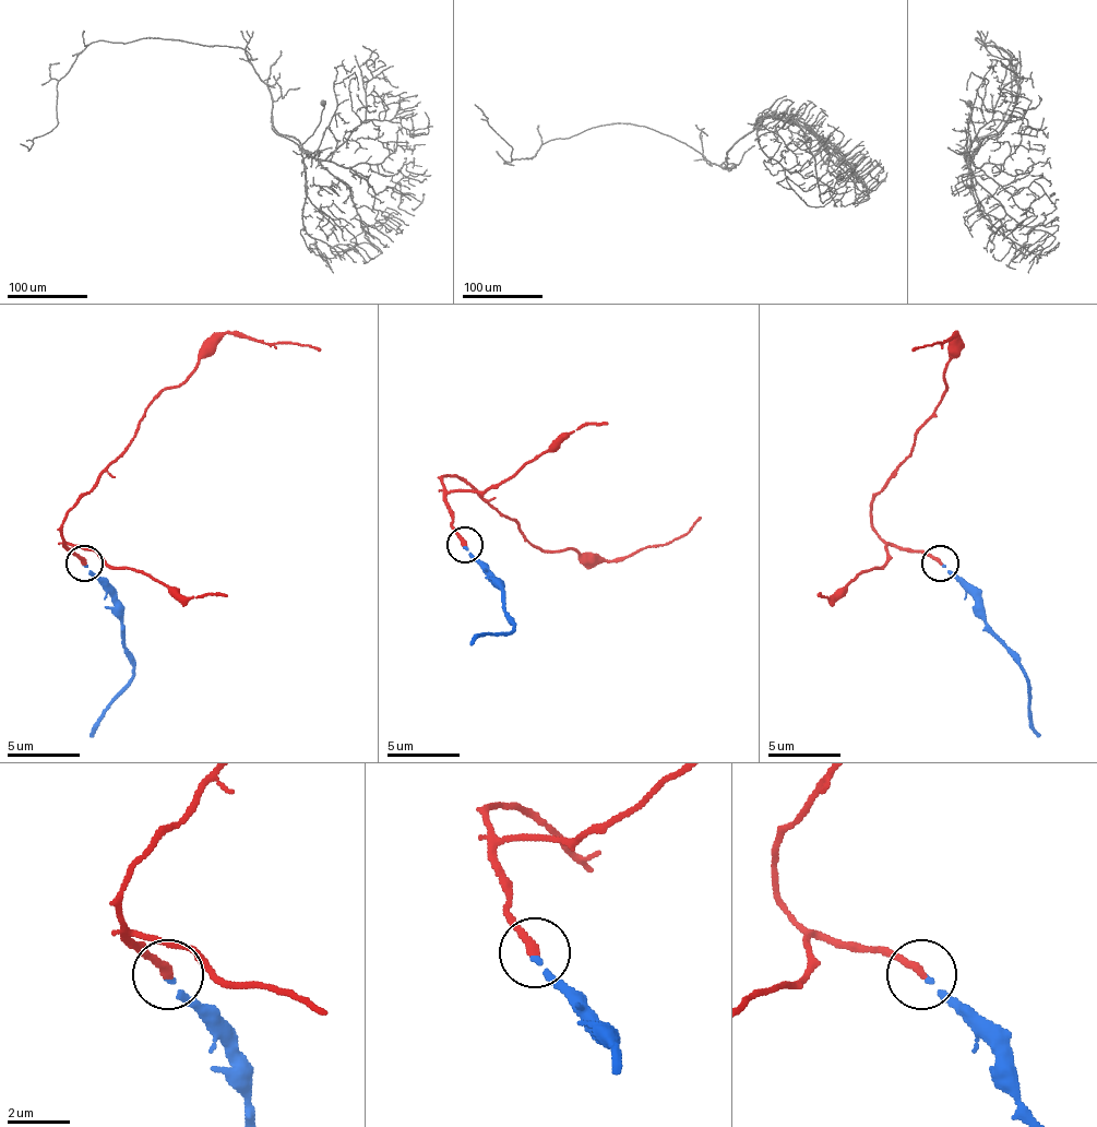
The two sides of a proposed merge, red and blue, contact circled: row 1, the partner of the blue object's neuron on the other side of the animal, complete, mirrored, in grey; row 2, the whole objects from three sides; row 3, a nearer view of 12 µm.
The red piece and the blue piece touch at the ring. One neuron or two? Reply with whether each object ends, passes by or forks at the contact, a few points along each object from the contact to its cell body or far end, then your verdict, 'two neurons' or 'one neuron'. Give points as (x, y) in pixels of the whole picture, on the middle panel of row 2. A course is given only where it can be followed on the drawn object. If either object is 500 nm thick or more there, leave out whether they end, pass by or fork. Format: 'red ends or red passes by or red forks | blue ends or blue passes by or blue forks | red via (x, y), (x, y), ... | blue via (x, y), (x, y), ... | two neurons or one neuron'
red ends | blue ends | red via (465, 544), (443, 477), (462, 477), (513, 518), (532, 544), (572, 547), (605, 561), (663, 547), (700, 518) | blue via (465, 547), (502, 588), (513, 628), (476, 636), (469, 642) | one neuron

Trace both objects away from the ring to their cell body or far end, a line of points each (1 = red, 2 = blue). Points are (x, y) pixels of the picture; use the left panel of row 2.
1: (85, 561), (70, 550), (63, 536), (70, 507), (126, 449), (151, 404), (191, 371), (224, 335), (319, 350)
2: (85, 561), (115, 598), (132, 672), (88, 737)

